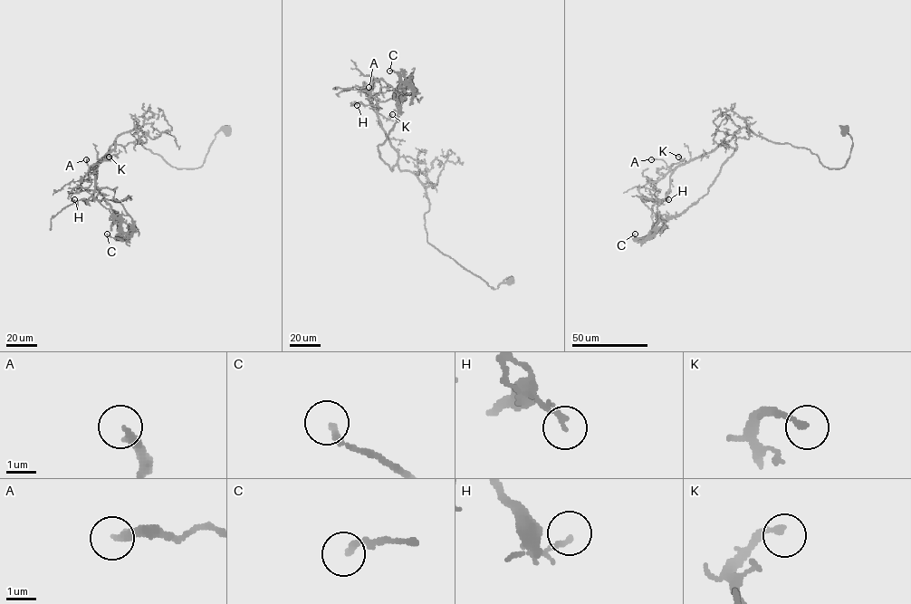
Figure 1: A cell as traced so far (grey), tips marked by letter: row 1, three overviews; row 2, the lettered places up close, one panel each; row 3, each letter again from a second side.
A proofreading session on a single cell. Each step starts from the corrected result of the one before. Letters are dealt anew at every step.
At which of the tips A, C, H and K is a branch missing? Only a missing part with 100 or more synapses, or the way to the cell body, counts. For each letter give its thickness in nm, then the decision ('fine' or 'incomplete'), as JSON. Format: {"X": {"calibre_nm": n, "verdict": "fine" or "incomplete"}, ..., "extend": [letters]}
{"A": {"calibre_nm": 300, "verdict": "fine"}, "C": {"calibre_nm": 190, "verdict": "fine"}, "H": {"calibre_nm": 150, "verdict": "fine"}, "K": {"calibre_nm": 220, "verdict": "fine"}, "extend": []}

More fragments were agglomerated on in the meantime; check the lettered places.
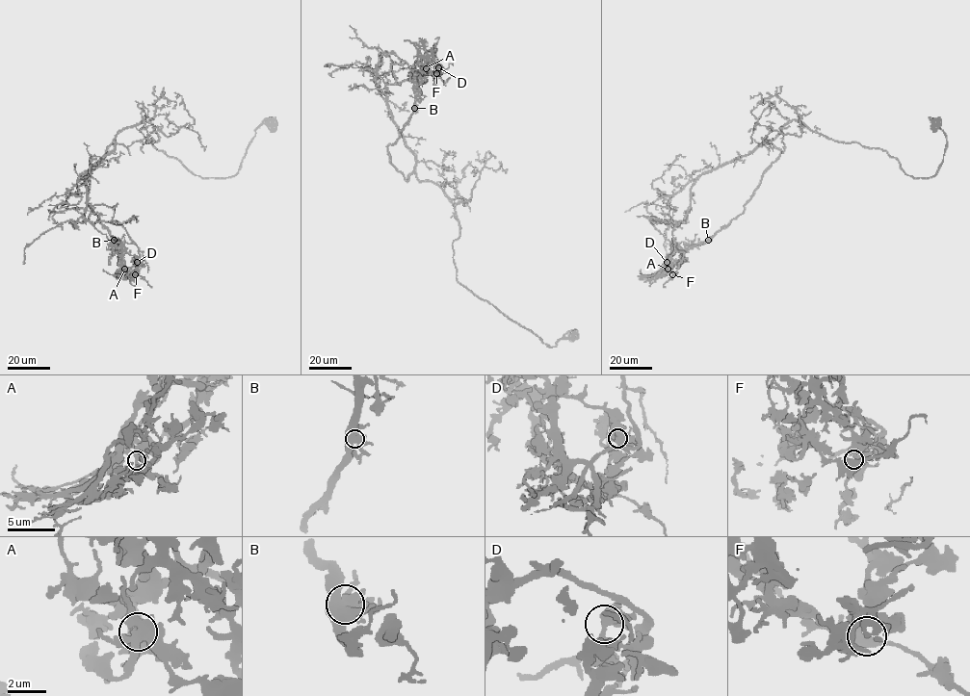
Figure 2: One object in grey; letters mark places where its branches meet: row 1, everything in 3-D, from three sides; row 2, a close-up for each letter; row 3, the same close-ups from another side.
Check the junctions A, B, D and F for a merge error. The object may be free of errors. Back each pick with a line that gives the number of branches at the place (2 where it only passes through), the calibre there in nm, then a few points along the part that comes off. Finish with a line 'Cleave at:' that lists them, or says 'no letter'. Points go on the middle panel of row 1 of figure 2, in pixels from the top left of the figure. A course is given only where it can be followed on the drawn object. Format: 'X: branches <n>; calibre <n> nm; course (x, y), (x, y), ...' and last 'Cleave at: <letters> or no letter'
Cleave at: no letter

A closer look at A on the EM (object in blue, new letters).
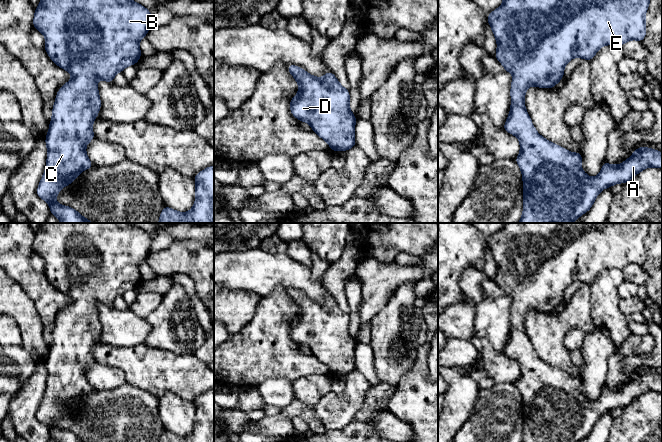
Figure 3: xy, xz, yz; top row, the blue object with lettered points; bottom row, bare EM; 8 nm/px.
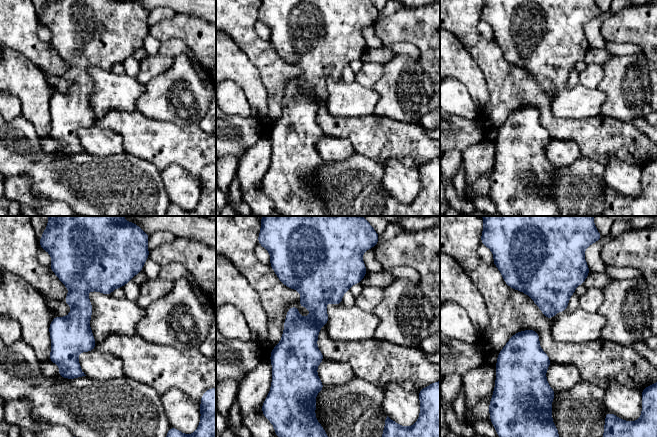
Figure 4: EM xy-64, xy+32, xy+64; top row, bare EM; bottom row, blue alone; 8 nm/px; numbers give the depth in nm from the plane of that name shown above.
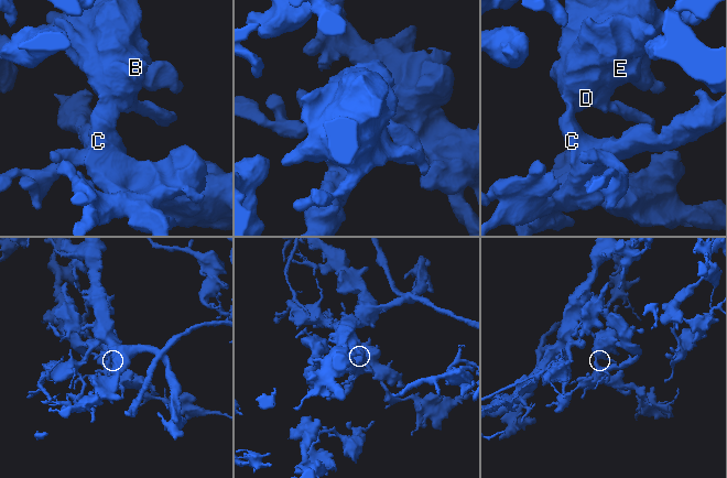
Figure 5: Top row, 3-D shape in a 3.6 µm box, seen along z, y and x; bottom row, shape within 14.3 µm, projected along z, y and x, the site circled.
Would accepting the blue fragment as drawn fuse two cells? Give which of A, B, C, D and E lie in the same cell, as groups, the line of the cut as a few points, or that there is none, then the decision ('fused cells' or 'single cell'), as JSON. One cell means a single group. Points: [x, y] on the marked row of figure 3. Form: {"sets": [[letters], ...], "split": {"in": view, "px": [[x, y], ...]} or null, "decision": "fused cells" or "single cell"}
{"sets": [["A", "B", "C", "D", "E"]], "split": null, "decision": "single cell"}

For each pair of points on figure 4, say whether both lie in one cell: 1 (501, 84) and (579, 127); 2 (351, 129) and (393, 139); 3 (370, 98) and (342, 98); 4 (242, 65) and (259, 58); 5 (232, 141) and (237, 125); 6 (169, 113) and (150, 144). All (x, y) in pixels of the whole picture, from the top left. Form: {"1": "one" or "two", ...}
{"1": "one", "2": "one", "3": "one", "4": "two", "5": "one", "6": "two"}

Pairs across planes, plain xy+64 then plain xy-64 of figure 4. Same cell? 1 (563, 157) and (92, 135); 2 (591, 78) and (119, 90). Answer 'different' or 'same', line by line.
1: same
2: different

